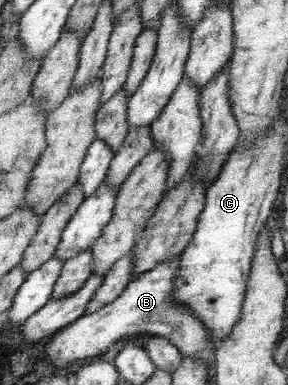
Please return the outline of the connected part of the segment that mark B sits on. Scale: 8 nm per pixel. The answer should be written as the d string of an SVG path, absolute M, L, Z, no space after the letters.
M181 255L173 257L171 261L163 261L151 271L129 281L125 290L107 306L103 306L93 314L83 315L60 331L56 331L44 347L47 362L57 368L73 365L75 361L85 360L91 356L97 358L123 336L135 335L137 332L149 332L149 334L169 340L179 349L182 356L206 358L209 368L213 369L214 362L217 360L214 355L215 346L208 338L205 323L188 306L174 302L173 286L175 280L178 280L179 264L181 264Z

